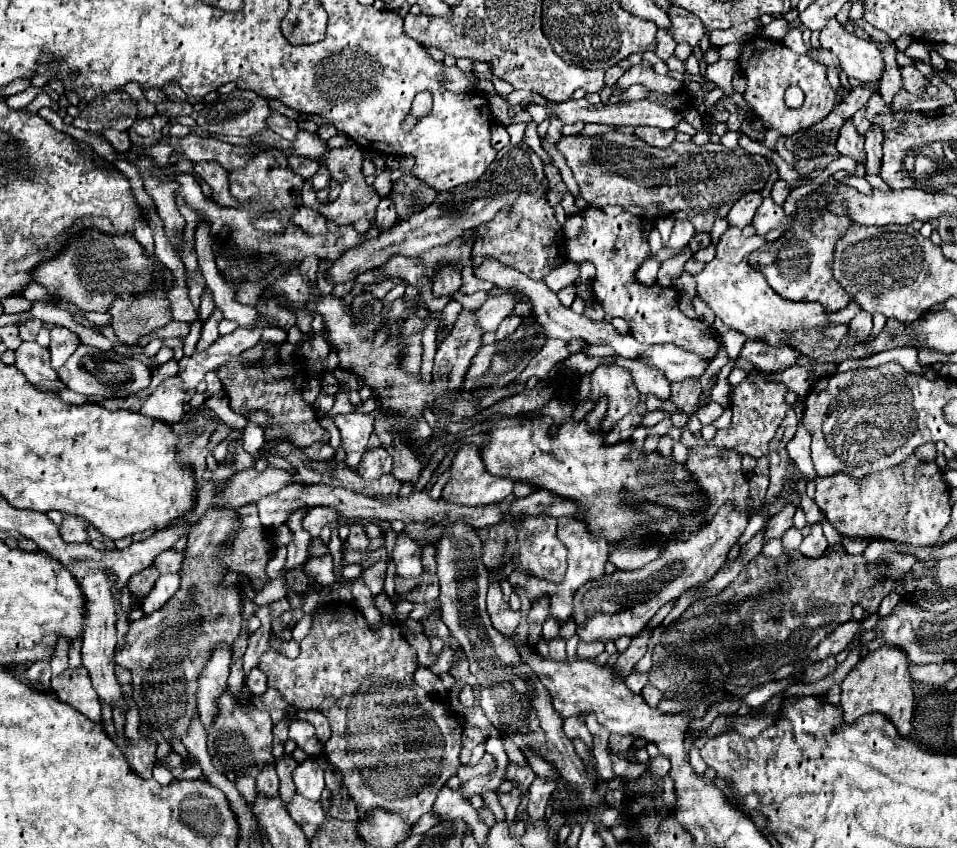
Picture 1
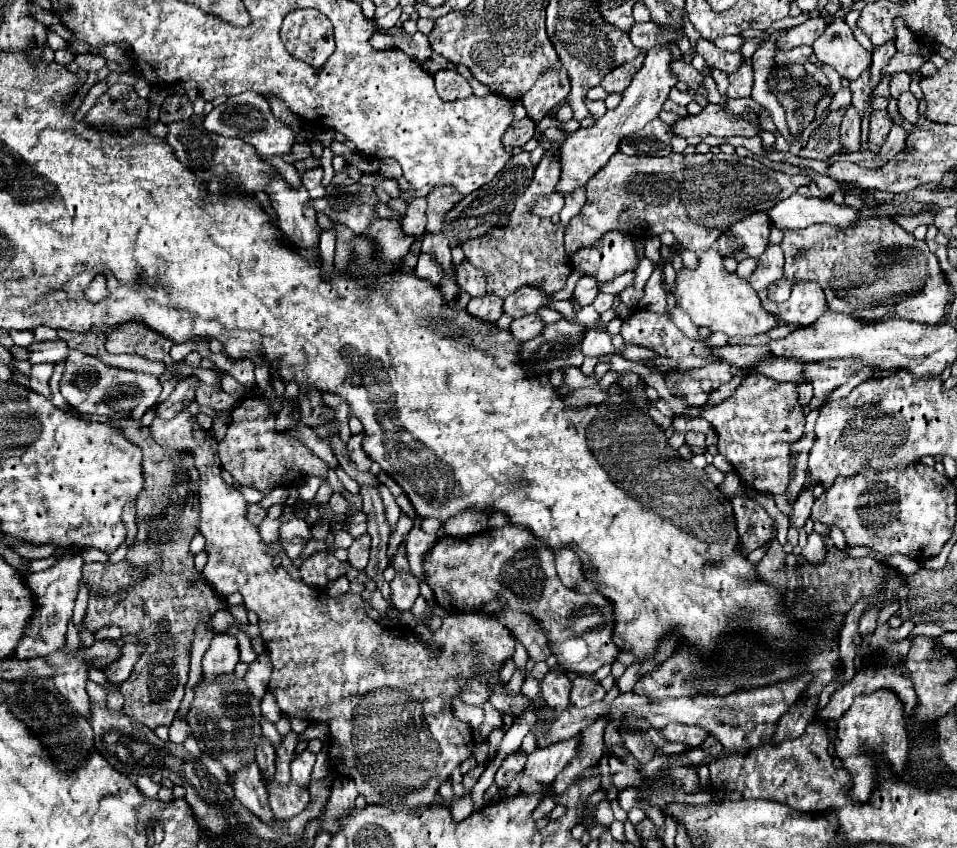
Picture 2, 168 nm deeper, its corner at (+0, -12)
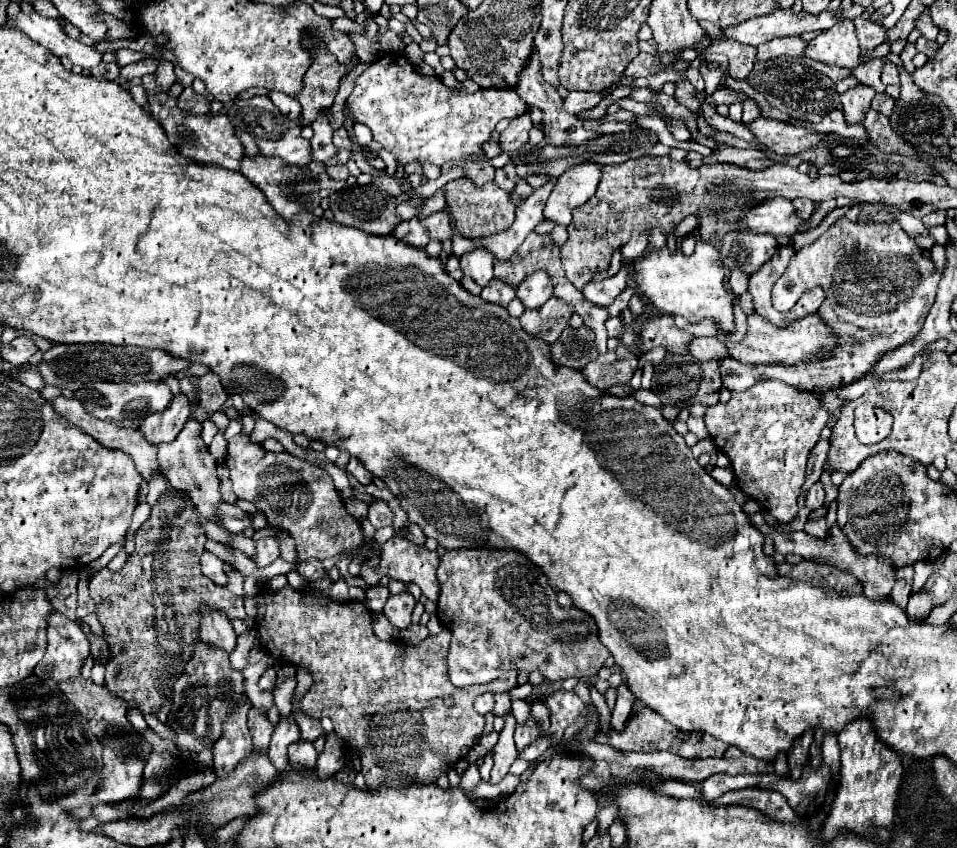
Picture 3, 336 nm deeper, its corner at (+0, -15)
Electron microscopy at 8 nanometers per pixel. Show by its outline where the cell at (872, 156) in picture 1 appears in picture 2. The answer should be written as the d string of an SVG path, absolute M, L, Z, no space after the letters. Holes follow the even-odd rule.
M873 110L871 112L871 130L869 130L869 142L873 142L875 146L883 146L889 130L893 126L891 116L887 114L887 110Z

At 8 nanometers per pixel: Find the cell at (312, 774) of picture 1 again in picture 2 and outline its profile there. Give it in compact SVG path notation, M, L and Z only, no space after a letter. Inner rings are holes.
M305 750L301 752L297 758L293 758L291 762L291 778L297 782L297 784L309 784L309 776L311 776L311 770L313 770L313 764L315 764L315 754Z

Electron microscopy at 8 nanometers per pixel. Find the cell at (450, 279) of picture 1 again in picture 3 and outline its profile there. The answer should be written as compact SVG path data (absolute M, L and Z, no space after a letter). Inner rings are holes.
M445 211L433 213L431 217L427 217L427 219L421 221L421 223L427 227L431 239L441 241L443 251L445 251L445 253L451 253L451 233L453 233L453 229L451 229L449 217L445 215Z

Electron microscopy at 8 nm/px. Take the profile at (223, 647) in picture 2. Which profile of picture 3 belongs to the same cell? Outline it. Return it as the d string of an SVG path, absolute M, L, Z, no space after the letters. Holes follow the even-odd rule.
M201 607L201 641L209 647L221 647L227 653L233 653L237 643L237 633L233 631L233 625L225 615Z

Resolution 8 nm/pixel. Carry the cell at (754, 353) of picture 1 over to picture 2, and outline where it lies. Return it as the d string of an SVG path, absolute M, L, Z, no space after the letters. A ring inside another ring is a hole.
M851 358L851 360L821 360L821 362L811 362L805 364L805 376L811 380L811 386L815 390L815 398L811 402L811 408L817 410L825 404L827 396L843 386L851 376L859 374L865 368L861 360Z

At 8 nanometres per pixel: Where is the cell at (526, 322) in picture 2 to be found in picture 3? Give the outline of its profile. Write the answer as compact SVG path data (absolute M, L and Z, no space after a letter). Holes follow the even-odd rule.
M551 297L541 309L525 311L521 315L521 325L531 337L541 337L545 343L553 343L567 327L571 313L571 307L565 307L557 297Z

